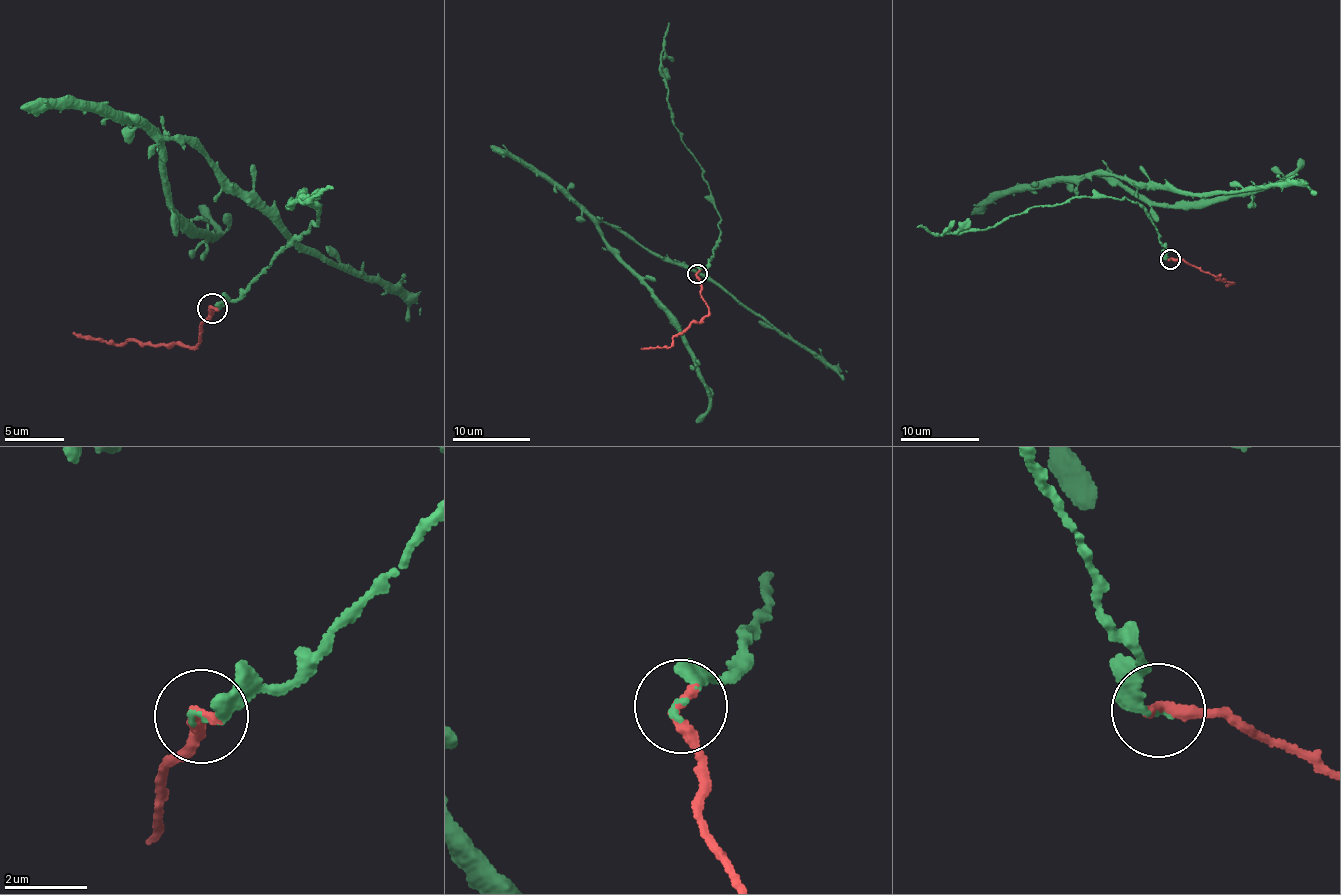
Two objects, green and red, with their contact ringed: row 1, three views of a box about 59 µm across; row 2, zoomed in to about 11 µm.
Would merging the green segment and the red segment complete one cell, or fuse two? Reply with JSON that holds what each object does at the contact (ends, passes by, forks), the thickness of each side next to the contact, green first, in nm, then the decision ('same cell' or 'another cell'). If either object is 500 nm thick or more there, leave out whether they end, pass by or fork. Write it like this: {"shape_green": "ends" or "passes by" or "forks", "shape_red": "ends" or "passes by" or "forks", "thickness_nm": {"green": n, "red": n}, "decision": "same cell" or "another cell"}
{"shape_green": "ends", "shape_red": "ends", "thickness_nm": {"green": 160, "red": 320}, "decision": "same cell"}

